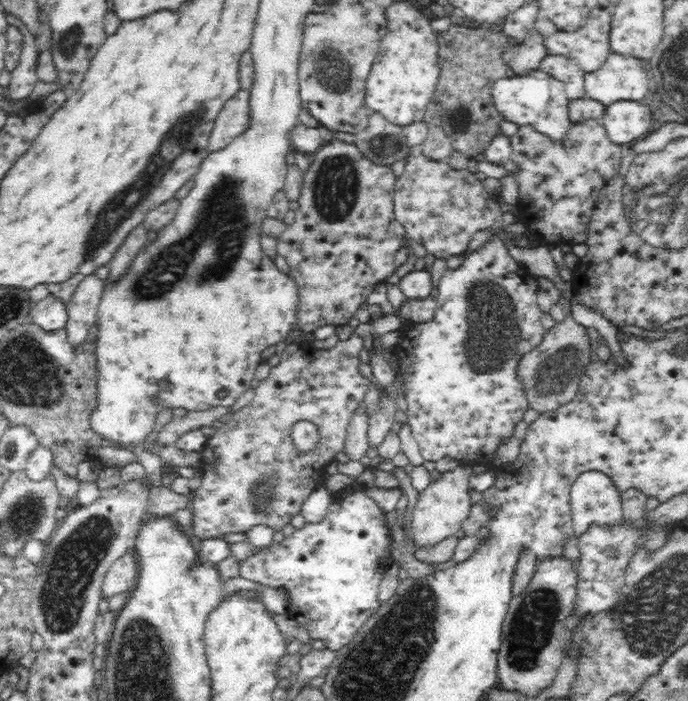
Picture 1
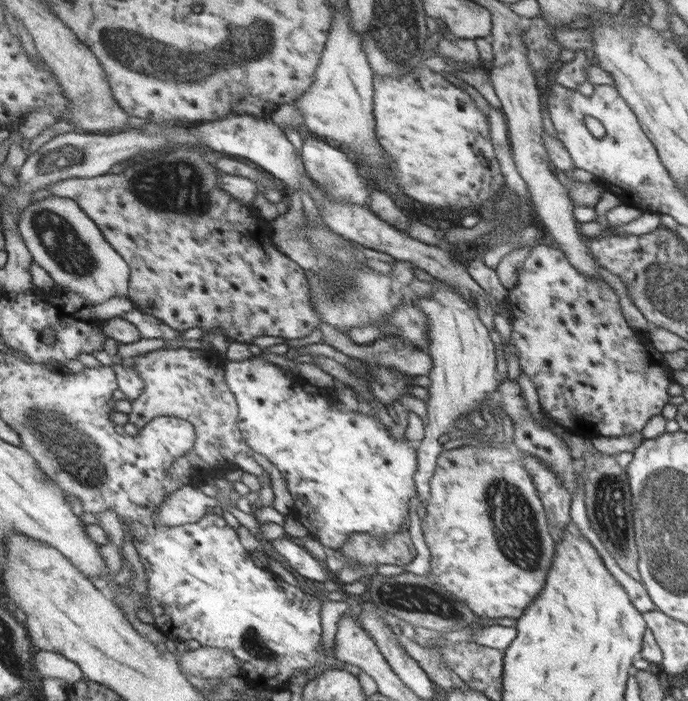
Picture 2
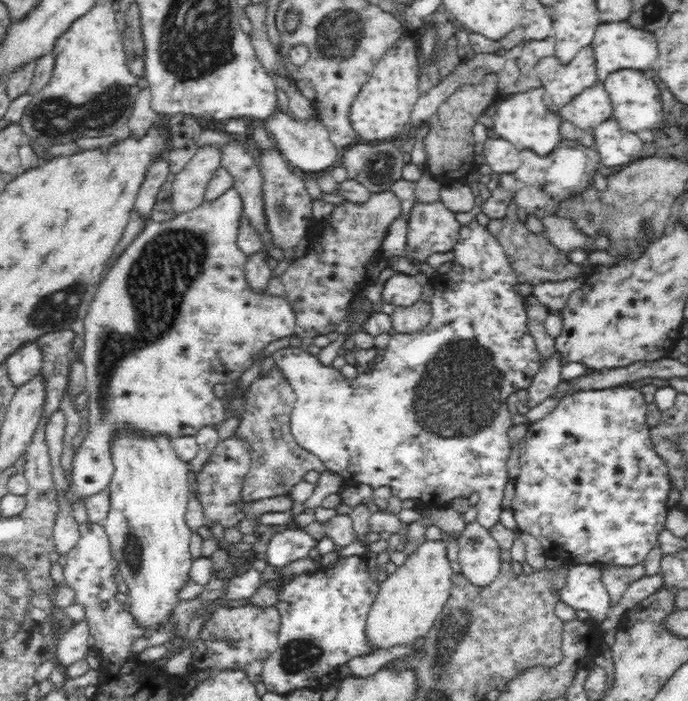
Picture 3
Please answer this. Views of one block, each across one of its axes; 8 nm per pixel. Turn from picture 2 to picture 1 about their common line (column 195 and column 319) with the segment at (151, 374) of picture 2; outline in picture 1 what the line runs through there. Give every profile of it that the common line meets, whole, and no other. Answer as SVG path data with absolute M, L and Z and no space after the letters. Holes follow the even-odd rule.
M353 333L353 336L349 340L345 342L339 341L331 350L318 350L320 356L316 356L317 349L314 347L308 348L308 350L306 350L306 356L304 356L300 345L301 344L298 343L290 343L286 346L286 349L280 355L280 364L270 369L270 375L266 380L260 380L255 383L254 389L251 391L254 394L254 399L251 400L248 405L242 407L237 413L230 416L230 419L224 422L222 427L218 428L217 433L207 440L207 444L202 450L202 472L204 472L204 482L202 482L202 486L200 486L198 490L194 490L190 494L190 510L193 514L192 525L194 533L199 539L222 538L225 534L240 534L240 532L248 532L250 528L260 525L268 525L276 531L284 530L284 526L288 526L288 523L293 522L297 514L301 514L301 504L308 498L309 493L314 488L320 487L321 484L324 483L326 477L325 468L335 461L336 454L343 452L347 439L347 430L350 422L352 422L352 416L358 412L358 408L362 406L365 395L369 391L366 387L360 388L362 384L368 382L368 378L363 376L361 372L356 372L356 370L358 370L358 364L361 363L365 353L363 341ZM302 358L308 360L308 362L304 362L306 366L314 360L314 376L310 376L310 374L306 372L306 378L300 378L300 360L302 360ZM296 422L311 422L316 426L316 430L319 431L319 441L316 441L316 445L318 446L314 446L314 450L311 450L310 453L300 453L292 440L292 436L290 436L292 426L294 426Z

